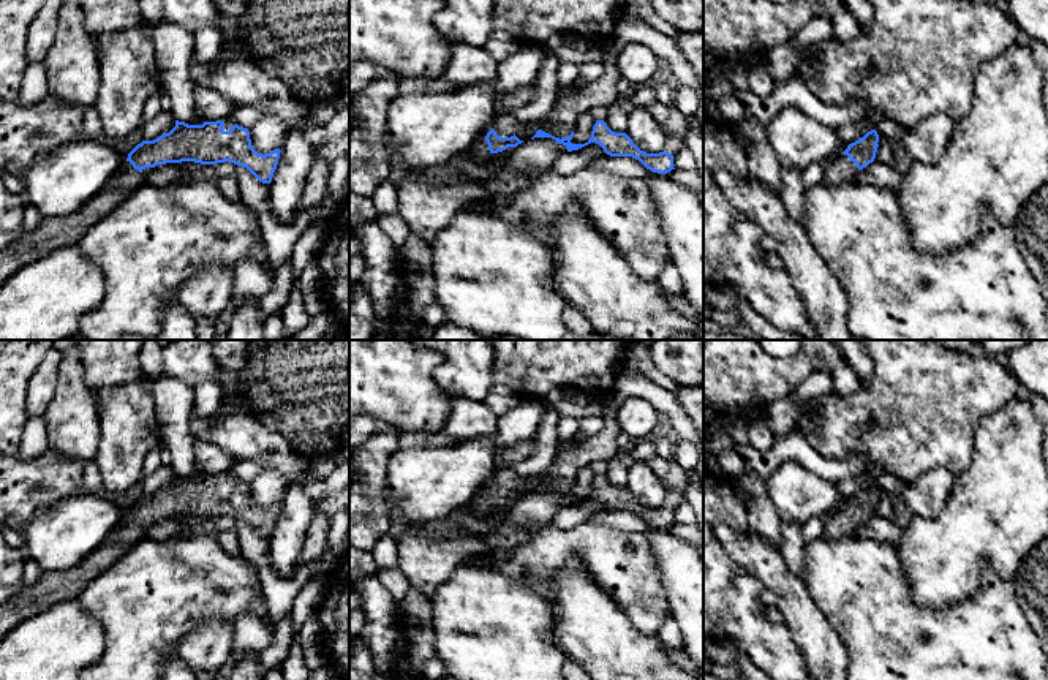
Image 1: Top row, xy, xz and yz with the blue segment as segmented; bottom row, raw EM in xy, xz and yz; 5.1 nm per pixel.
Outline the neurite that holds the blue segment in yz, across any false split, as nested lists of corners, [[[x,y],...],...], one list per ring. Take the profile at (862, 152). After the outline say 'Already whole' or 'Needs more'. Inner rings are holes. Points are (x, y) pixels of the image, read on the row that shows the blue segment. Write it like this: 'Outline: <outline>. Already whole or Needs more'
Outline: [[[876,130],[868,131],[863,138],[847,145],[835,160],[824,164],[824,182],[839,185],[852,180],[855,174],[874,161],[879,147]]]. Needs more

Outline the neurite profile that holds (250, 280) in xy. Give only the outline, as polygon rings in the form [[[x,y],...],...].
[[[251,258],[242,259],[232,274],[231,300],[236,308],[243,299],[262,299],[273,286],[273,275]]]

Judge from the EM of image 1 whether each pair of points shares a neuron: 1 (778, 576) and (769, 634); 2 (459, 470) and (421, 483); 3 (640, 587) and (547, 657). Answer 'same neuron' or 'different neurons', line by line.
1: different neurons
2: same neuron
3: different neurons

